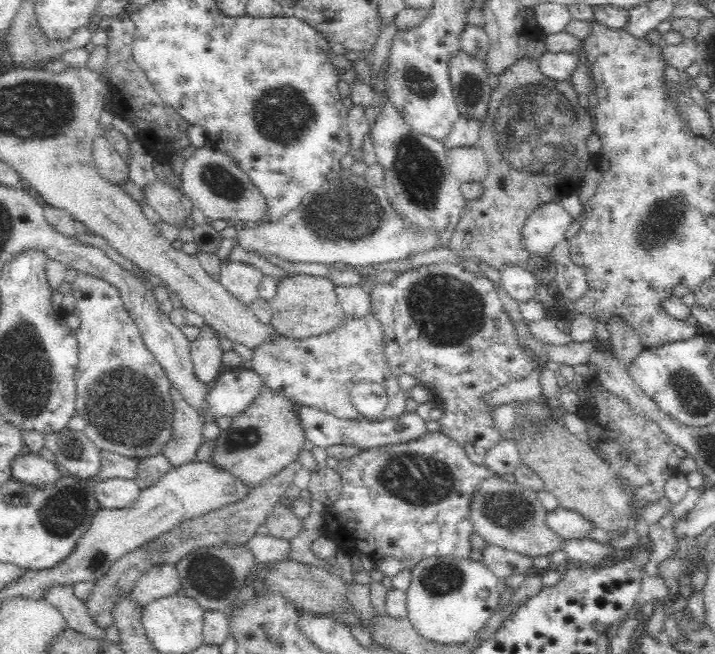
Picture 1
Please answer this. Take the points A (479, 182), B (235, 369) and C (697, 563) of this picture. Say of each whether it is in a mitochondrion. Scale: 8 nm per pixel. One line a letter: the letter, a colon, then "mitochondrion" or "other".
A: other
B: other
C: other

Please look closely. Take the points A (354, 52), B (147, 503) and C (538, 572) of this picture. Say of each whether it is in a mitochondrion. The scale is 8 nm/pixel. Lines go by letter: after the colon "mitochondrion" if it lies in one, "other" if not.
A: other
B: other
C: other

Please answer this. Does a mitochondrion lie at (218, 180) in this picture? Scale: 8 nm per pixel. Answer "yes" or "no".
yes

